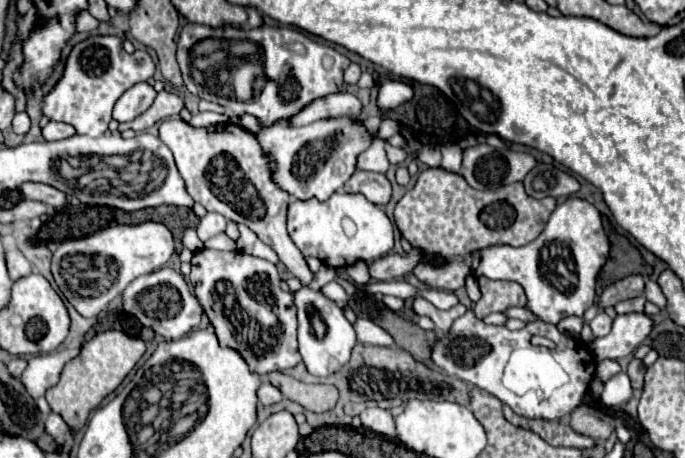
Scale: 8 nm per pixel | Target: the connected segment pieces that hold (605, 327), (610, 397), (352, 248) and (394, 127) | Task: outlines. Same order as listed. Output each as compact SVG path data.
M599 312L599 314L589 322L589 326L591 326L595 338L599 338L599 336L607 336L607 334L611 332L611 324L613 324L613 320L611 320L605 312Z
M619 372L619 374L611 376L611 378L605 382L605 390L603 390L603 394L601 394L601 402L603 402L605 406L617 410L617 408L623 406L625 402L629 402L631 392L633 392L633 388L631 388L631 384L629 384L627 374Z
M335 192L327 202L291 200L287 230L303 256L315 256L325 266L341 268L357 260L373 262L393 250L393 226L387 214L361 194Z
M385 118L385 120L381 122L381 126L379 126L379 136L381 136L383 140L387 140L387 138L393 136L395 132L399 132L399 124L397 124L395 120L391 120L391 118Z

